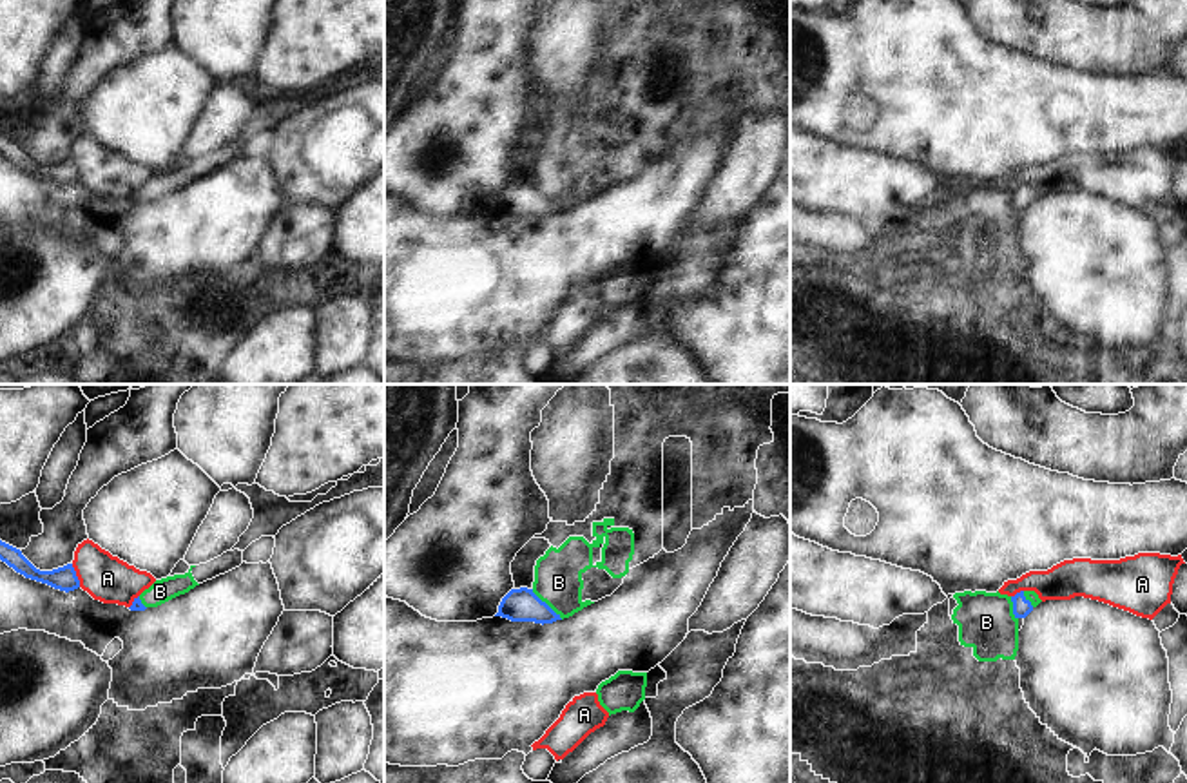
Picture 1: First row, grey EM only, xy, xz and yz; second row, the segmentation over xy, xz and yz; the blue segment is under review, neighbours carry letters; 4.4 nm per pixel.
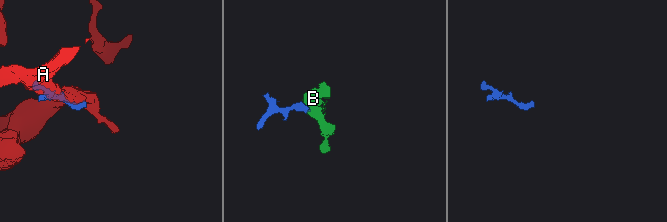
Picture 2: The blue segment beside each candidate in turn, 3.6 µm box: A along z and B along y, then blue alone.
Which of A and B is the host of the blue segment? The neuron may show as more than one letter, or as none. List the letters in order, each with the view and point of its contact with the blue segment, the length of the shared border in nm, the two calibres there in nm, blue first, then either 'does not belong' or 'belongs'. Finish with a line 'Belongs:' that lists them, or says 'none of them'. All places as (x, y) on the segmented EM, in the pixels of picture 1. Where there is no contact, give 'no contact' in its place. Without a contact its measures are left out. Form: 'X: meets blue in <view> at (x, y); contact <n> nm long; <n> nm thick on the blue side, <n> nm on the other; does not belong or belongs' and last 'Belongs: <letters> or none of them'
A: meets blue in xy at (75, 575); contact 110 nm long; 110 nm thick on the blue side, 200 nm on the other; does not belong
B: meets blue in xz at (546, 604); contact 190 nm long; 150 nm thick on the blue side, 220 nm on the other; belongs
Belongs: B

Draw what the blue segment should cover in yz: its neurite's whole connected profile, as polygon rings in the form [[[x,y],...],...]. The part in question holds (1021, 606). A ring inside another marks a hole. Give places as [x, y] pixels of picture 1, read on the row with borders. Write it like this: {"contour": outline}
{"contour": [[[986,591],[955,593],[957,607],[951,620],[959,625],[959,642],[973,649],[979,662],[1015,660],[1018,651],[1018,620],[1026,618],[1042,600],[1035,591],[1020,591],[1015,596]]]}

